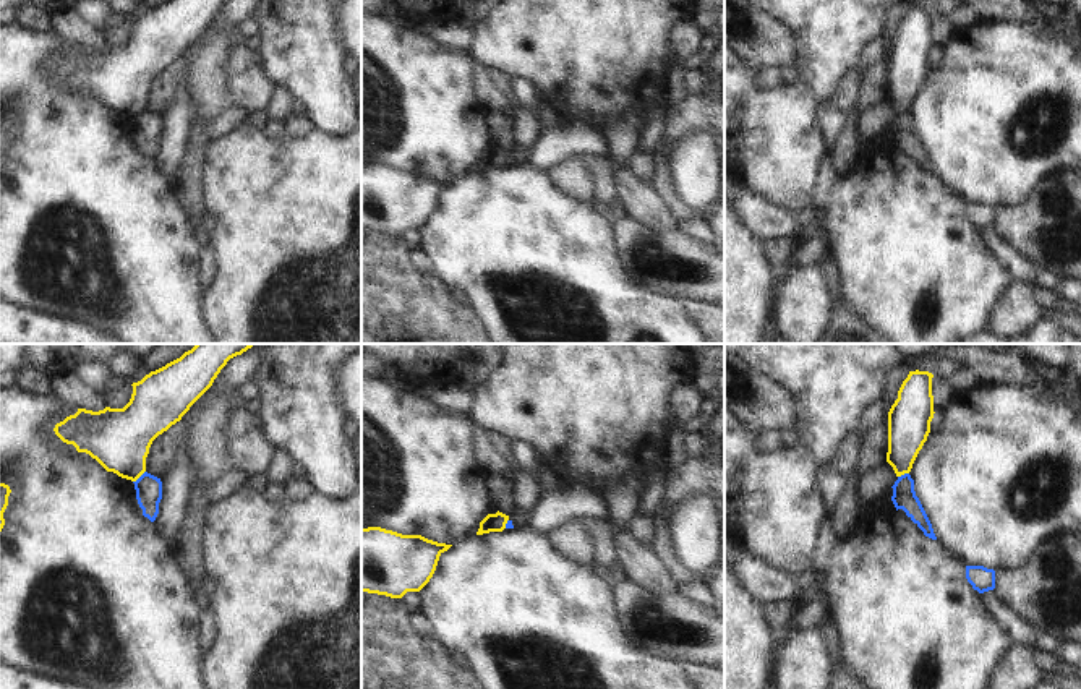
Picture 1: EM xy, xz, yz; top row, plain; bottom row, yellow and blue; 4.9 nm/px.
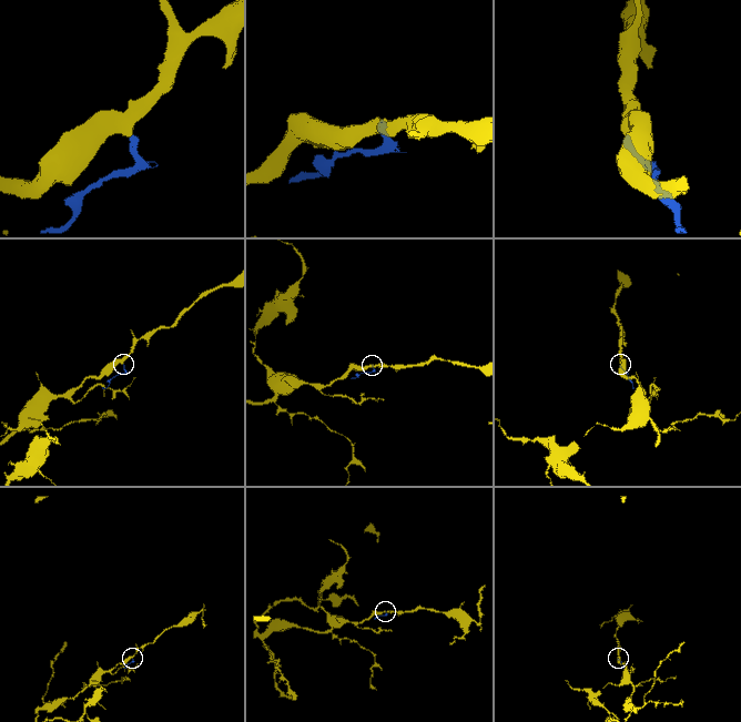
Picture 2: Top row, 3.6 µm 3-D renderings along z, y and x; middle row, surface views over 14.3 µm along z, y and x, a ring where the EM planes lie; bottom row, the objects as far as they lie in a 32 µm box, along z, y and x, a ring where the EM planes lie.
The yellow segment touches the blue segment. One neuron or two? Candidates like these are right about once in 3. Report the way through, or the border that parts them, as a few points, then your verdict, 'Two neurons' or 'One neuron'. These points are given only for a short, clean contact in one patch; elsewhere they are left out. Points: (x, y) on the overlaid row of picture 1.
Boundary: xy (145, 470), (133, 482). Two neurons.

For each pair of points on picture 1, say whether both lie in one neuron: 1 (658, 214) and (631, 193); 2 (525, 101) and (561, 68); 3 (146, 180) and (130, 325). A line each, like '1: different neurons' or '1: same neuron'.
1: same neuron
2: different neurons
3: same neuron

